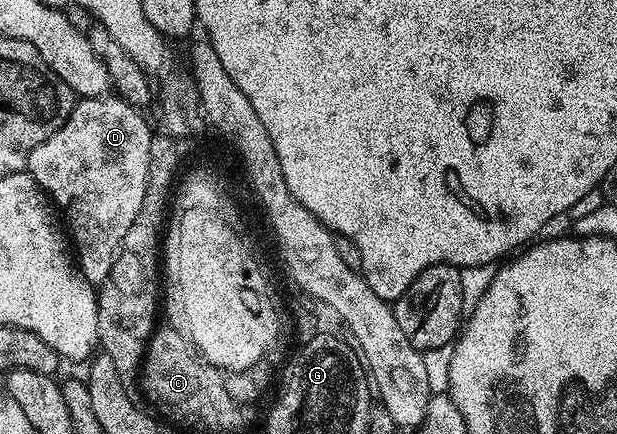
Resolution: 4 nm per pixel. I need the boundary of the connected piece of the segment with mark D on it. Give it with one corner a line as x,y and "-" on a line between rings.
118,96
80,97
65,124
27,154
26,173
57,207
65,226
67,221
78,268
96,288
109,276
121,240
145,200
153,130
139,114

